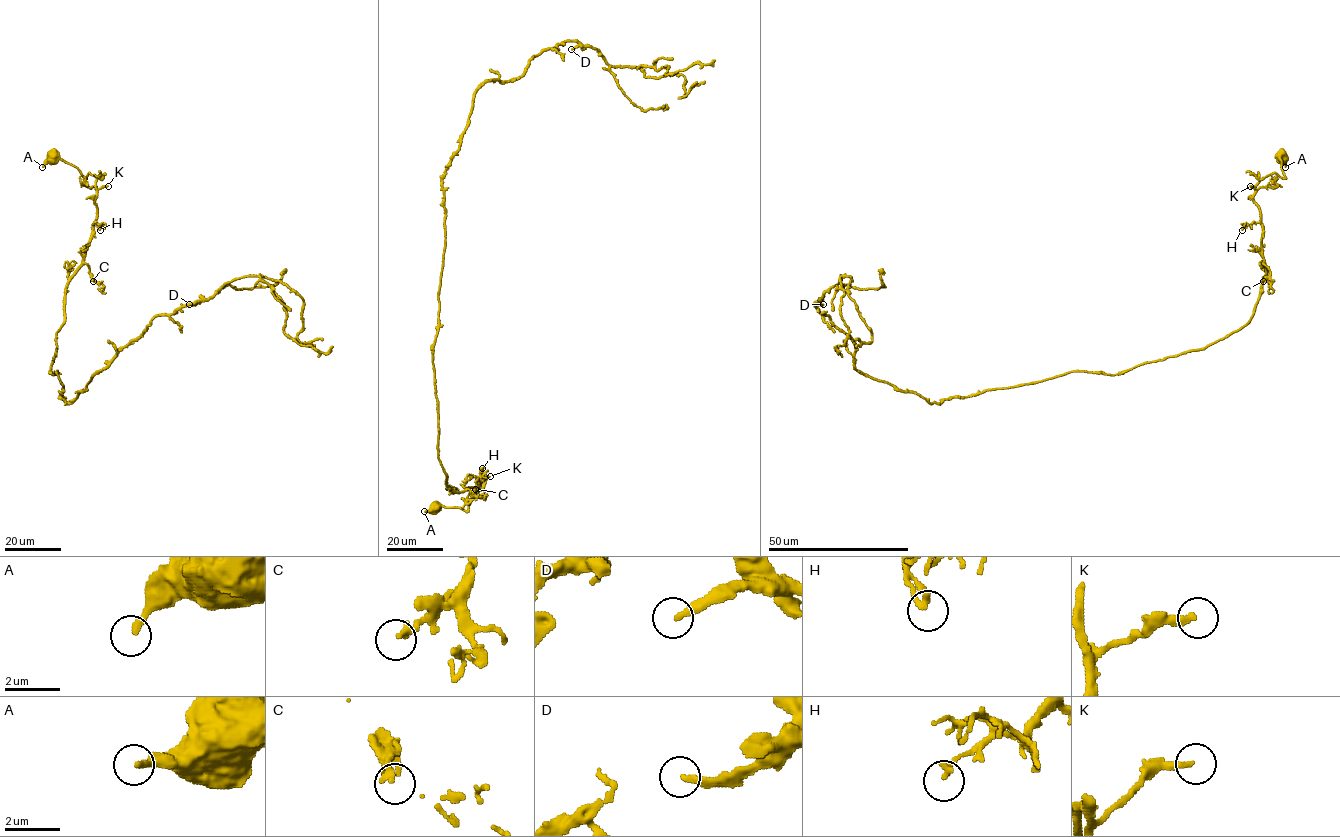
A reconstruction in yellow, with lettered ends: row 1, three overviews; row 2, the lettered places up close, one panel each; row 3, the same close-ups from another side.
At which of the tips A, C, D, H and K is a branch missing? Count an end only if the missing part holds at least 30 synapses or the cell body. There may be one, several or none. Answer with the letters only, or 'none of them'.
none of them

